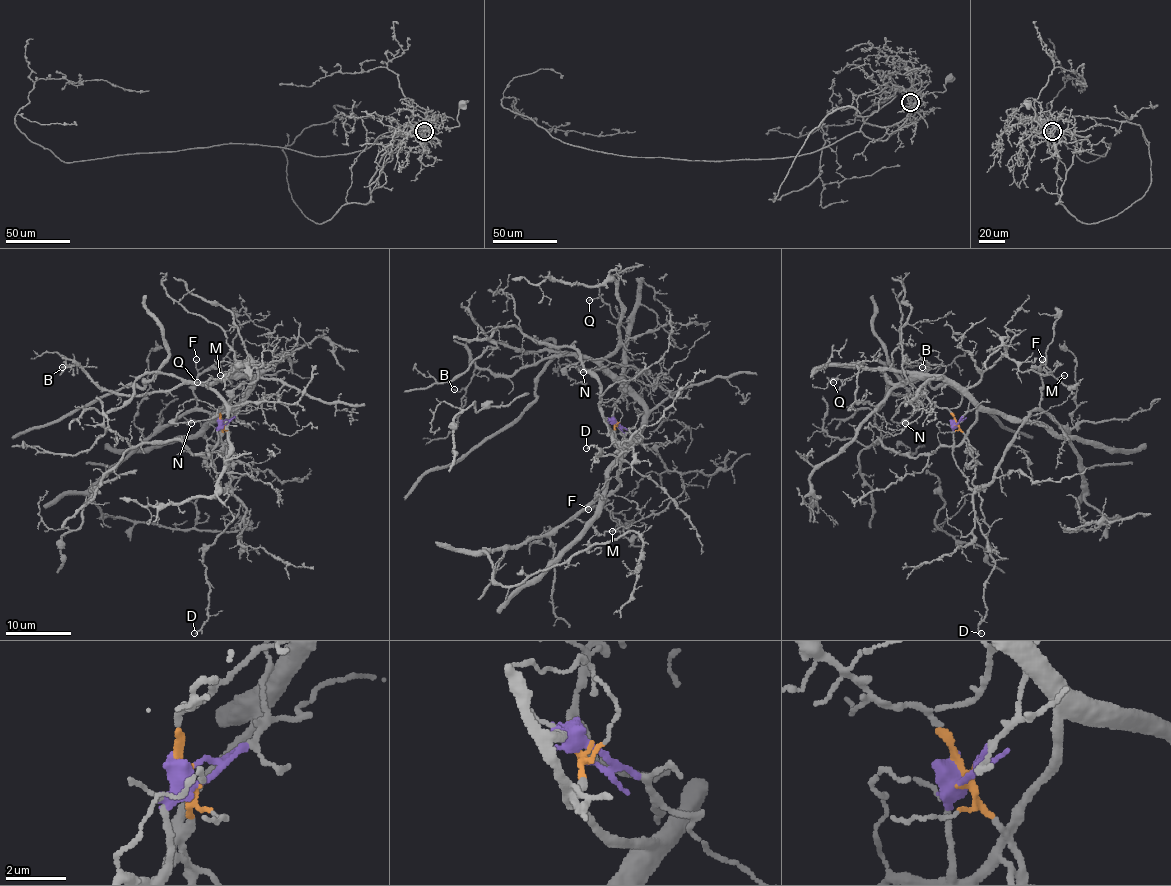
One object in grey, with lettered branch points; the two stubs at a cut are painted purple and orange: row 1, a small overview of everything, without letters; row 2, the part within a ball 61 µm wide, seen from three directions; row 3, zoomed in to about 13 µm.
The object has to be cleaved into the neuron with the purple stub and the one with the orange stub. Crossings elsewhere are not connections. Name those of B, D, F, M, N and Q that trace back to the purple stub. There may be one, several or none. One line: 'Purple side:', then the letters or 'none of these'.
Purple side: F, M

